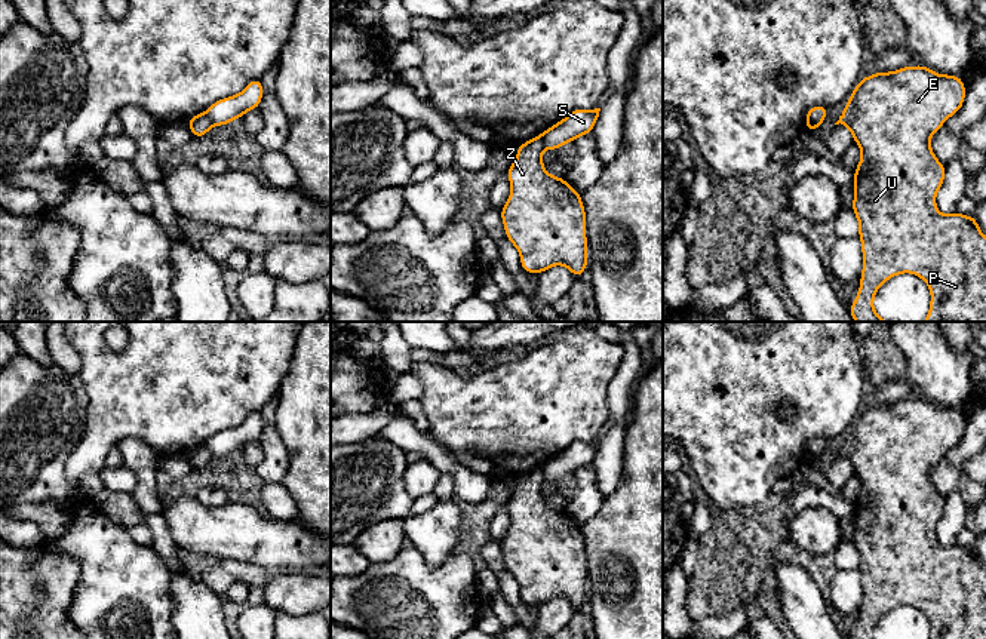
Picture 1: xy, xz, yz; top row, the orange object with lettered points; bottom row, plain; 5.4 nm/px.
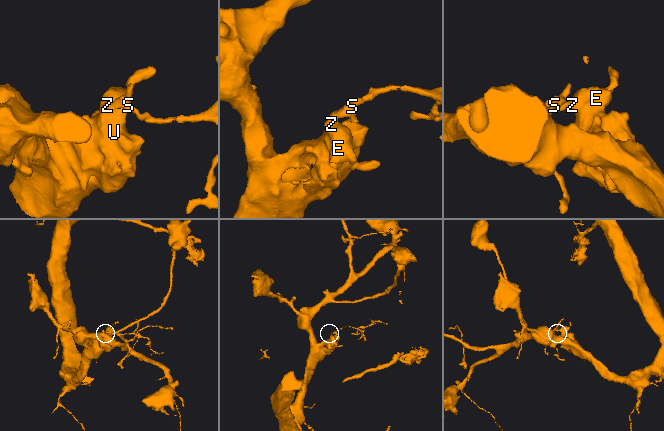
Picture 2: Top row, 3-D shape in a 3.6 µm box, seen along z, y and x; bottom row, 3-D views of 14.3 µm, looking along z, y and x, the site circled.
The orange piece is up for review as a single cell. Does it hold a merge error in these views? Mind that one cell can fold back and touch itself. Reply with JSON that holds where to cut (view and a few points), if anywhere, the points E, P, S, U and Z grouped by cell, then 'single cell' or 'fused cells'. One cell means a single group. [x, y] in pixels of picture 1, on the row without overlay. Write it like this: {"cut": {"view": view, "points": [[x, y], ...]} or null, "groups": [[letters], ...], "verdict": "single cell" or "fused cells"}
{"cut": {"view": "xz", "points": [[540, 467], [544, 481]]}, "groups": [["E", "P", "U", "Z"], ["S"]], "verdict": "fused cells"}

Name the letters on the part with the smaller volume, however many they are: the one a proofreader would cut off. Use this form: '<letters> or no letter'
S

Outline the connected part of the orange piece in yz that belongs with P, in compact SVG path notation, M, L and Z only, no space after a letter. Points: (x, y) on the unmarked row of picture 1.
M918 397L903 399L893 405L878 403L861 409L835 457L845 457L861 482L854 503L853 544L858 552L857 568L861 572L863 602L860 620L850 639L873 639L873 630L882 615L903 605L921 609L930 620L930 639L986 639L986 569L974 547L959 544L942 547L936 526L944 514L946 498L931 482L931 469L956 446L965 433L965 417L959 408L940 408Z

